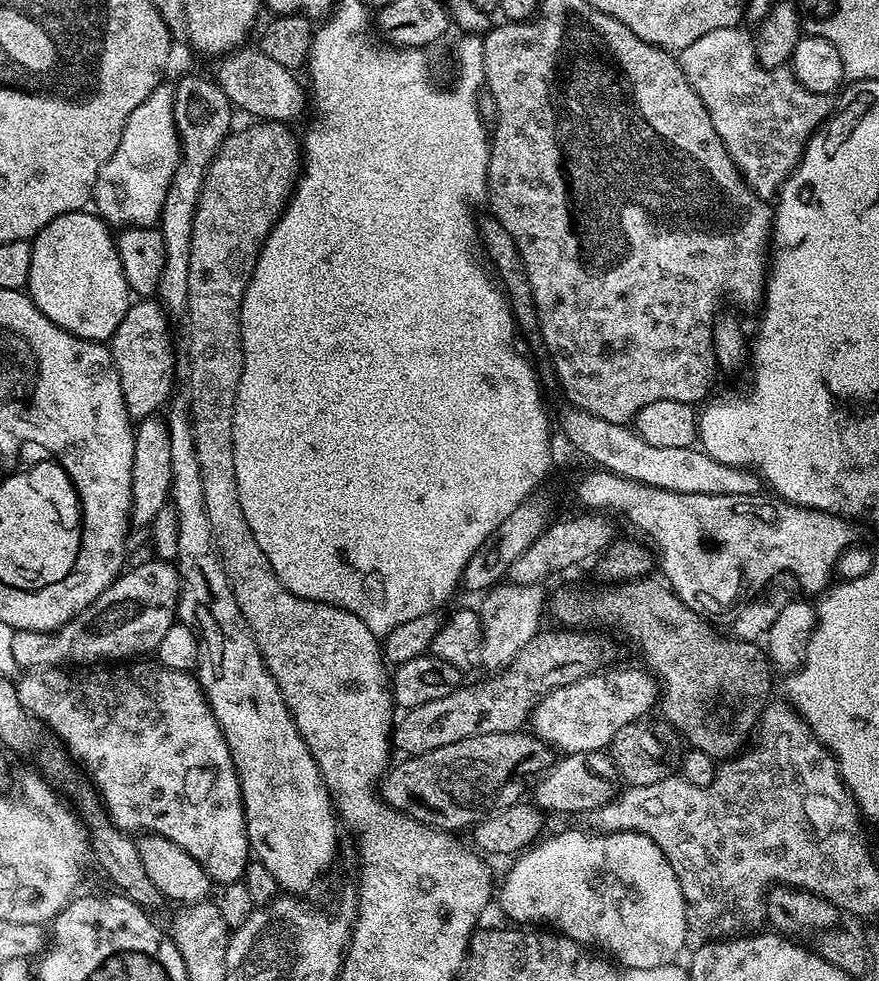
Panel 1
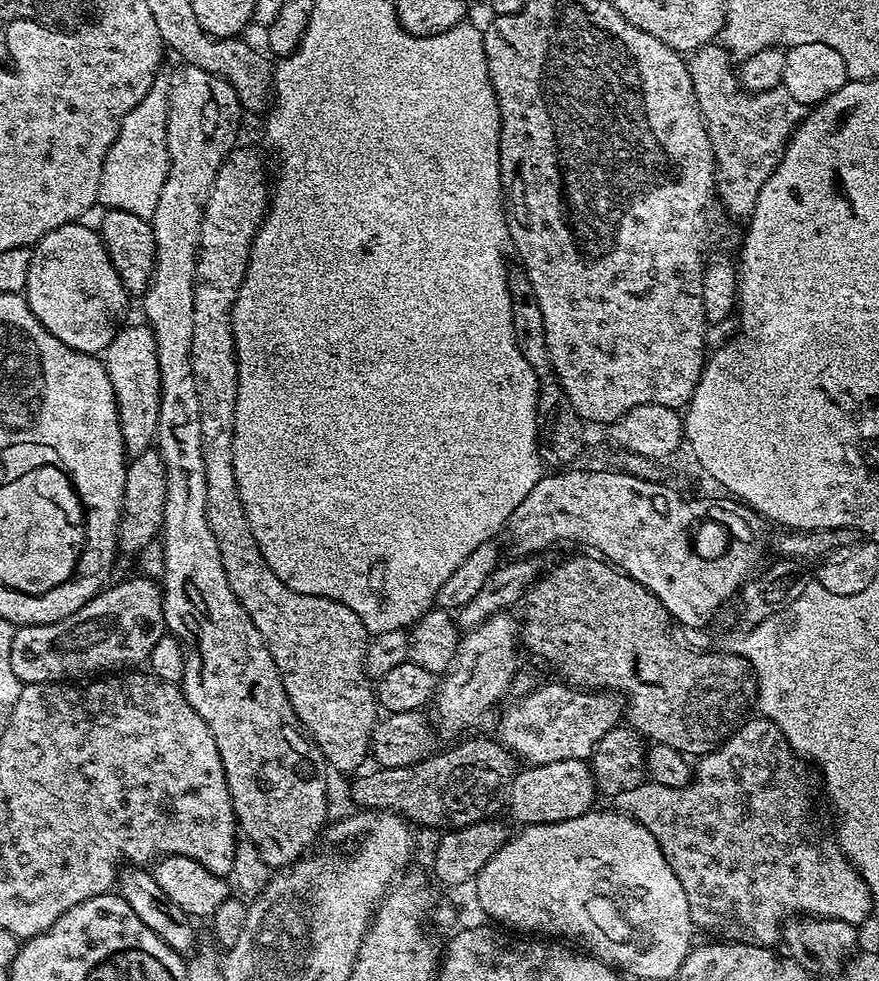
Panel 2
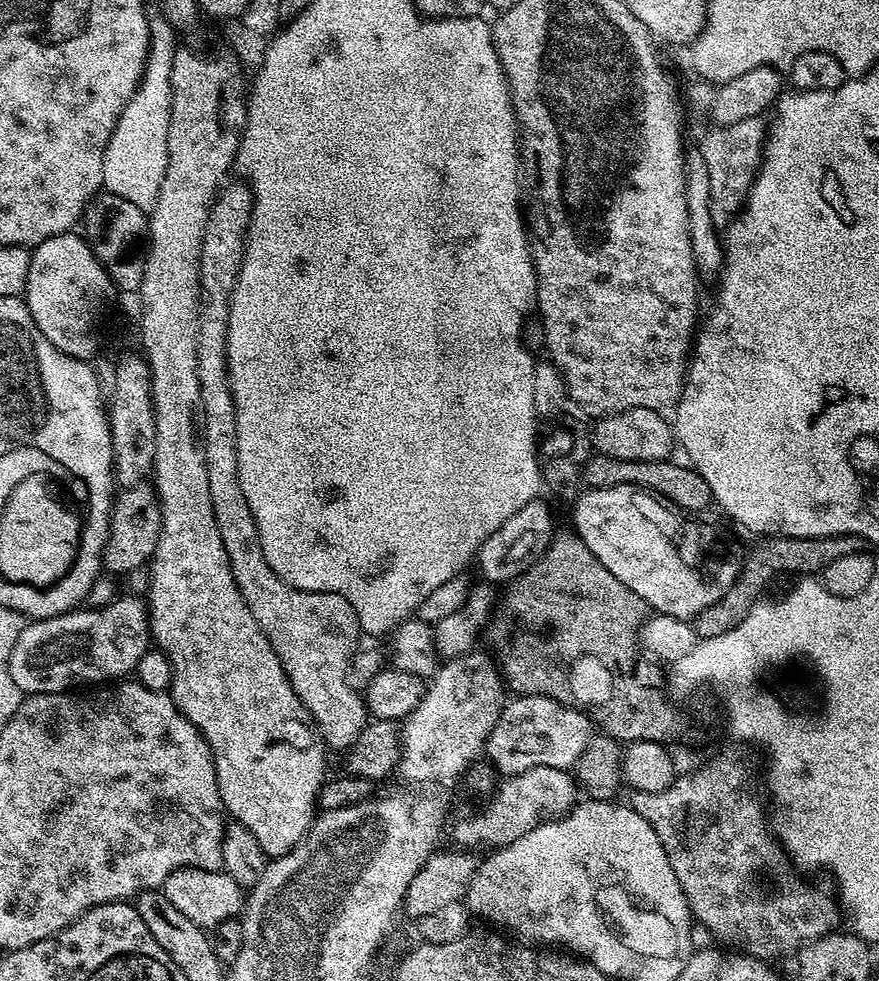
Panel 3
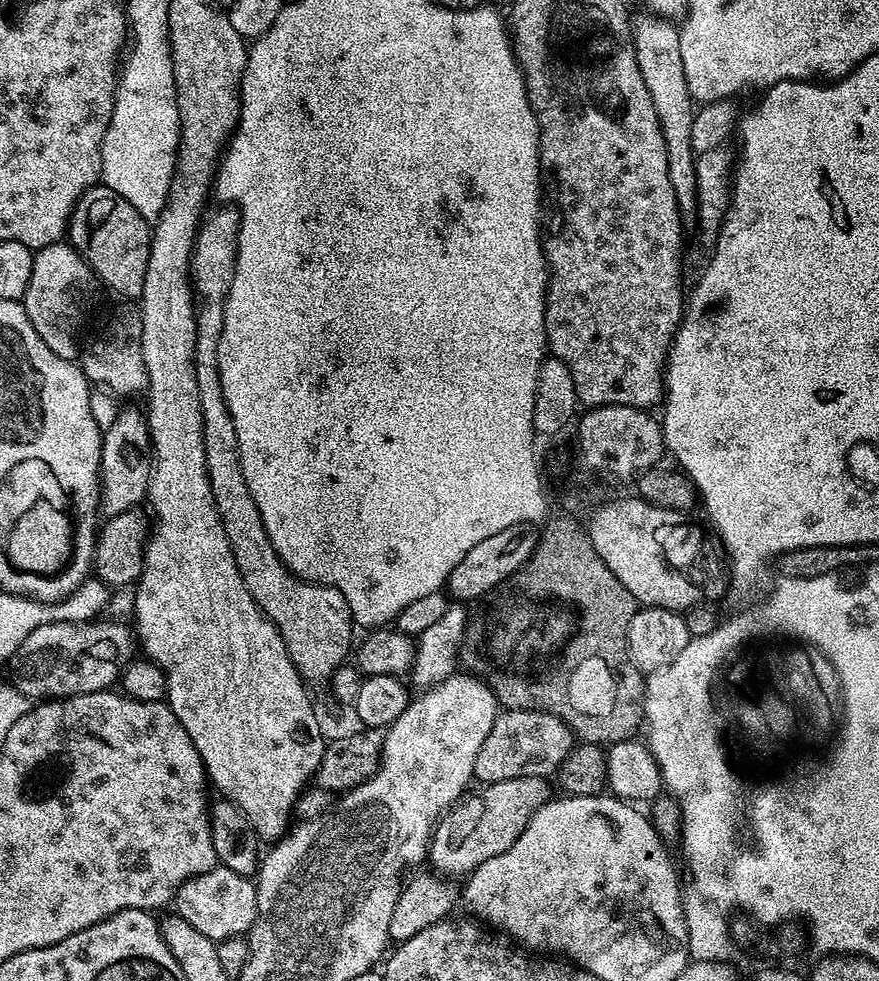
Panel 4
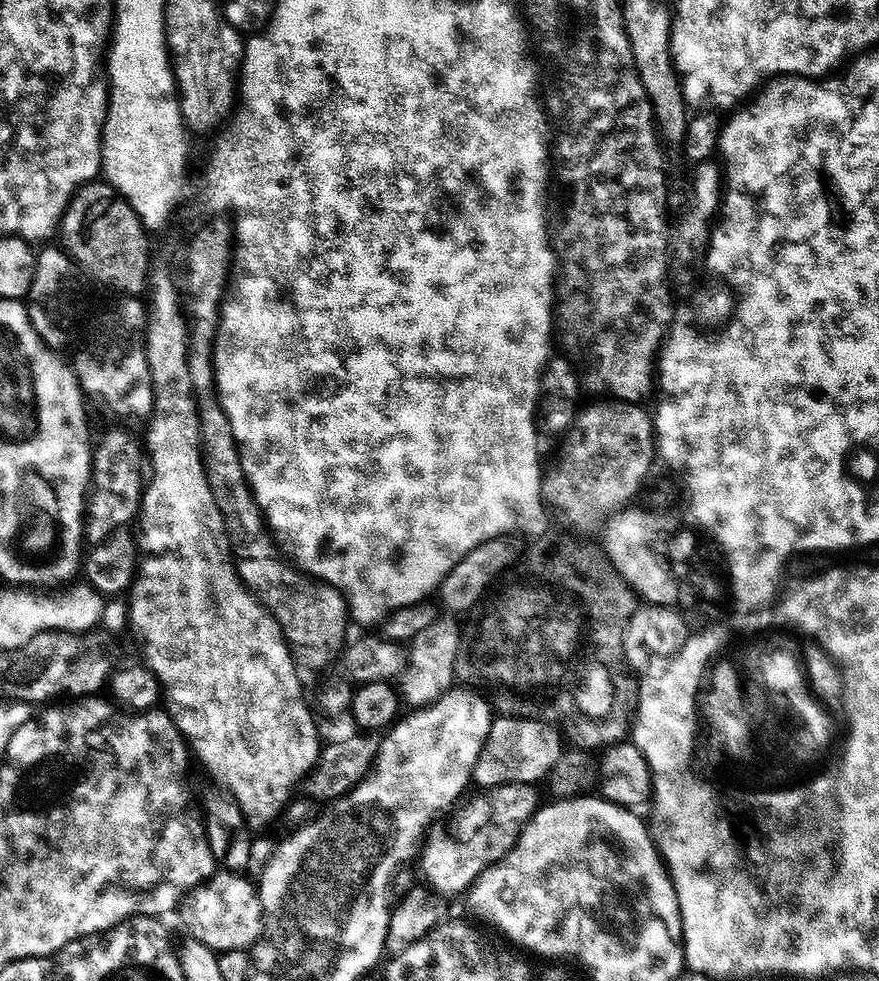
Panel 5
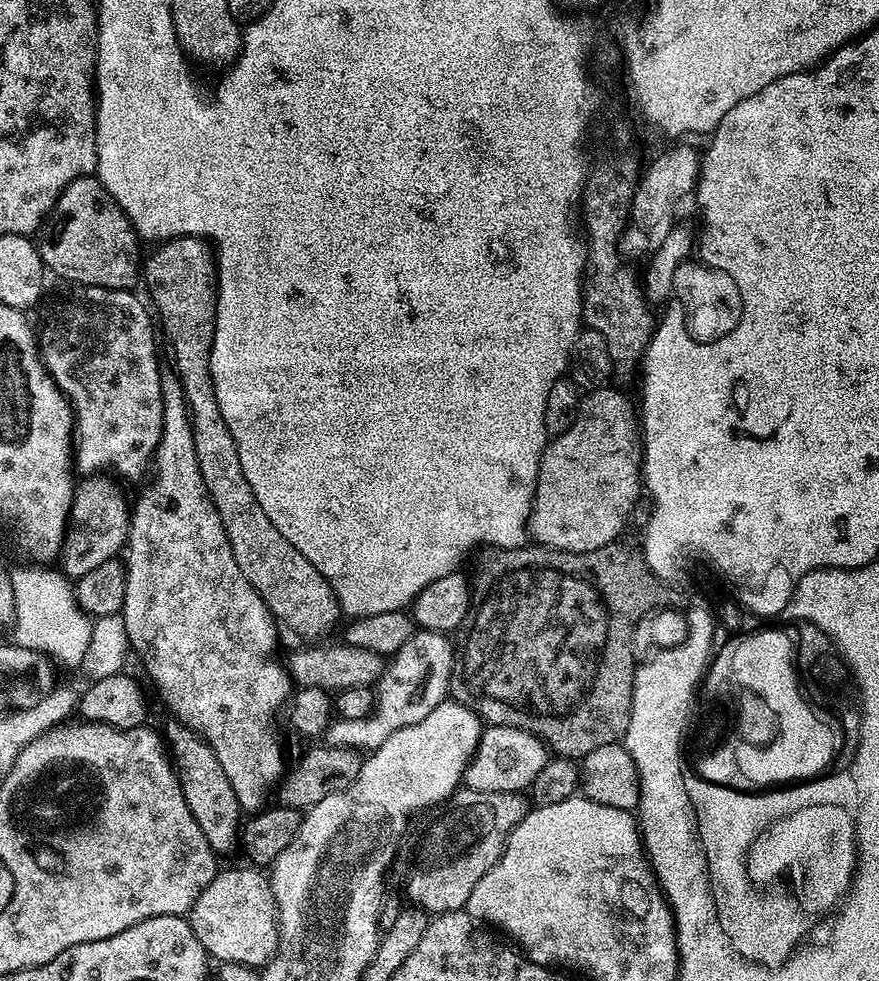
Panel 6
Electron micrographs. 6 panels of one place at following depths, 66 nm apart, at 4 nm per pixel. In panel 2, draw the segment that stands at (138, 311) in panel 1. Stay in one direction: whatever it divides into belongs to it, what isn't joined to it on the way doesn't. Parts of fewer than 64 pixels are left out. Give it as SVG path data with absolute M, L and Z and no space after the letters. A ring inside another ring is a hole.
M139 323L132 324L129 328L121 327L110 342L110 346L106 346L106 350L102 353L104 369L110 378L110 386L114 390L118 406L124 451L132 458L153 447L160 413L158 350L152 329L147 323Z

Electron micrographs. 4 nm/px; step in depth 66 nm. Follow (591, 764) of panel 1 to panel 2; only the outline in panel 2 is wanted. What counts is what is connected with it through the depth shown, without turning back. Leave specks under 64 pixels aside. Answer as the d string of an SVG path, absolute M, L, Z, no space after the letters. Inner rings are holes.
M567 760L533 764L517 771L512 787L506 793L506 808L512 811L520 826L557 824L593 811L598 791L596 776L588 760Z

